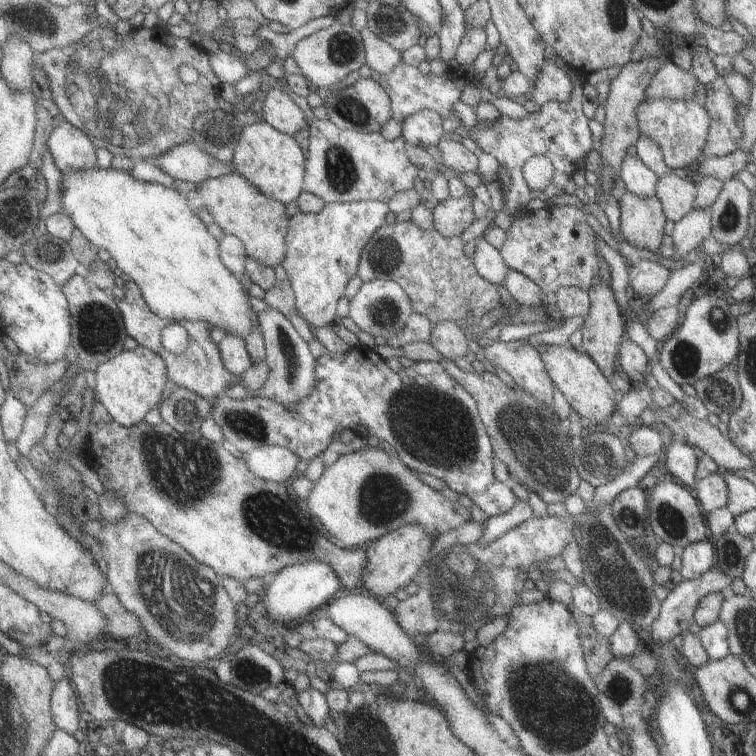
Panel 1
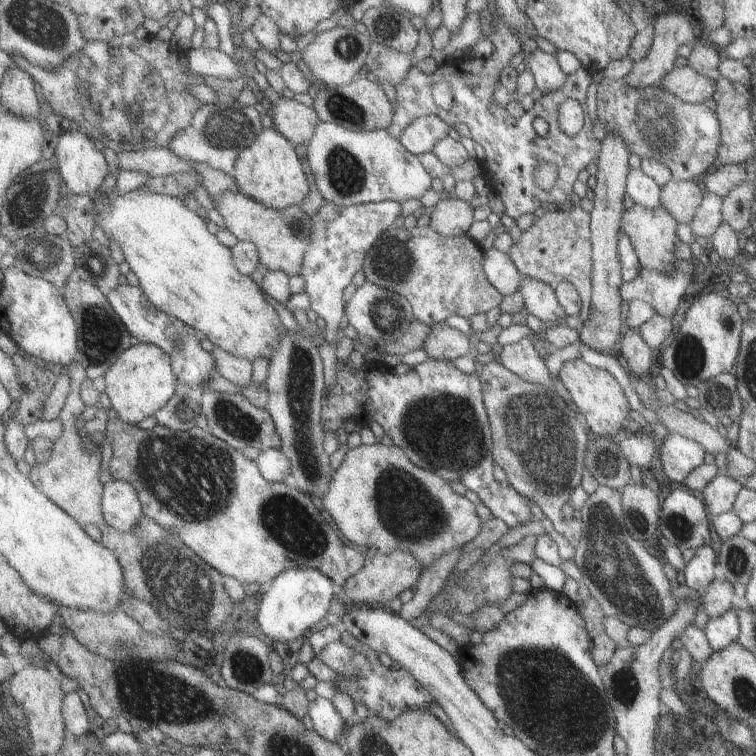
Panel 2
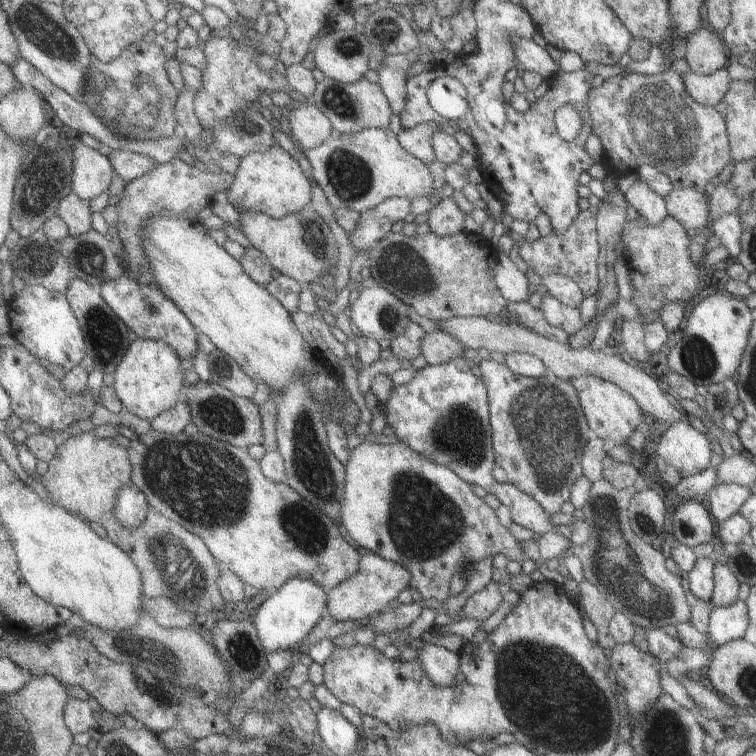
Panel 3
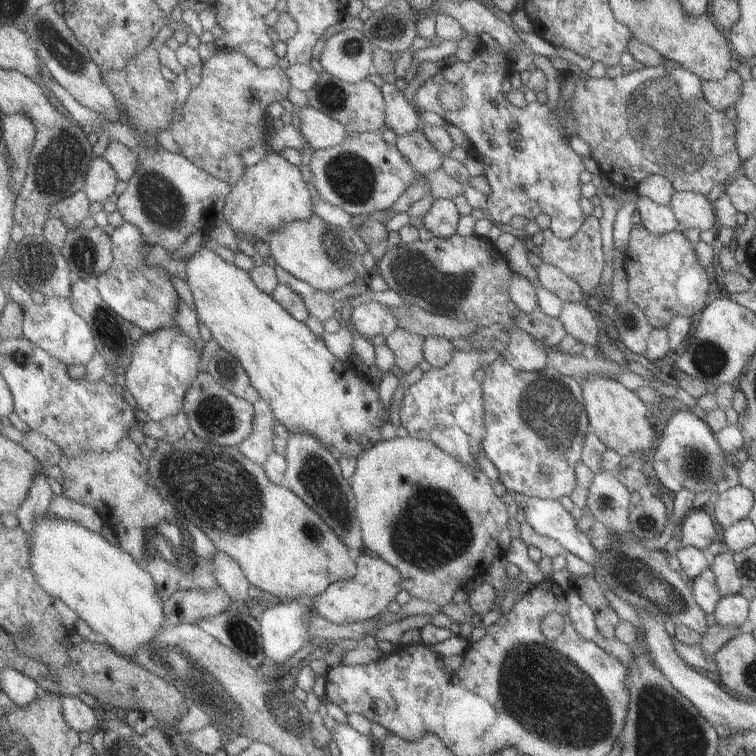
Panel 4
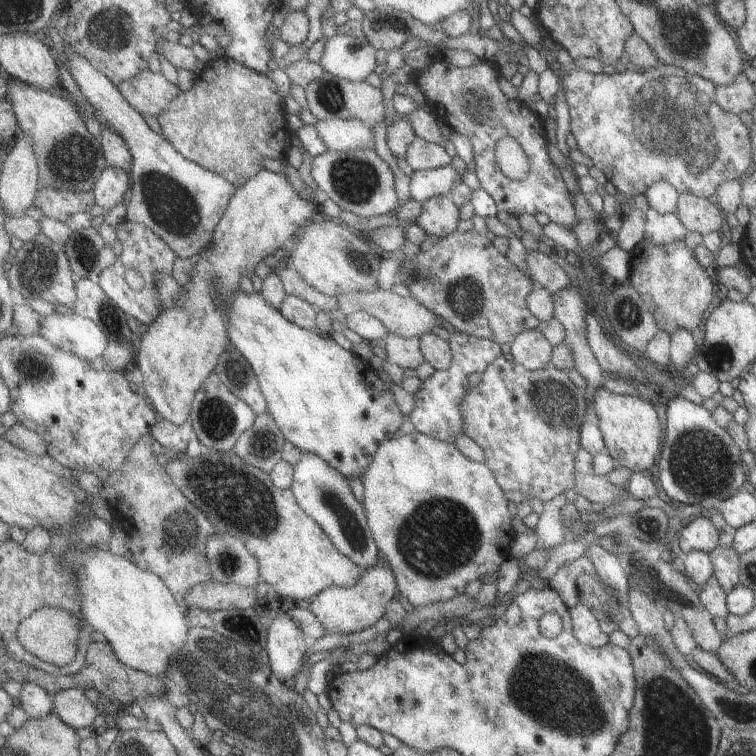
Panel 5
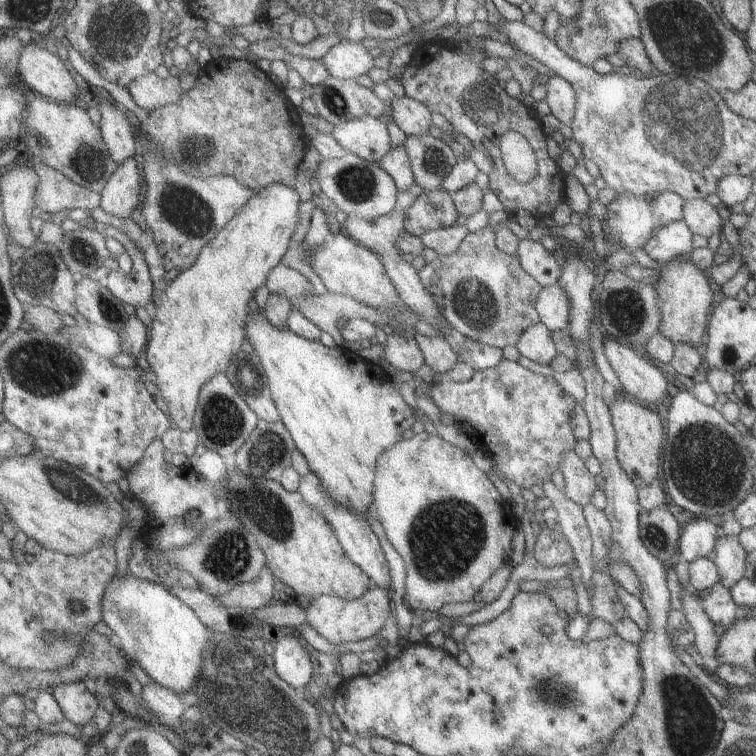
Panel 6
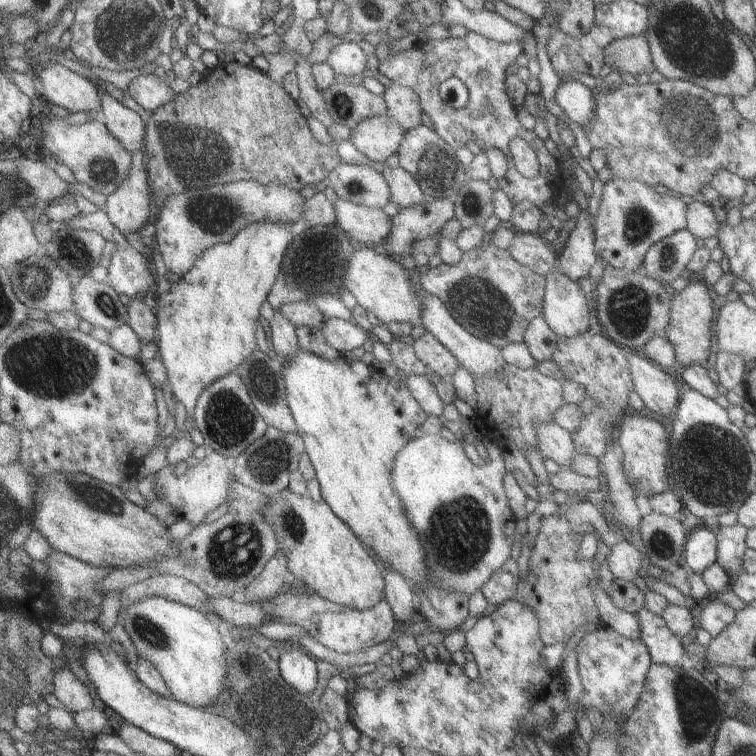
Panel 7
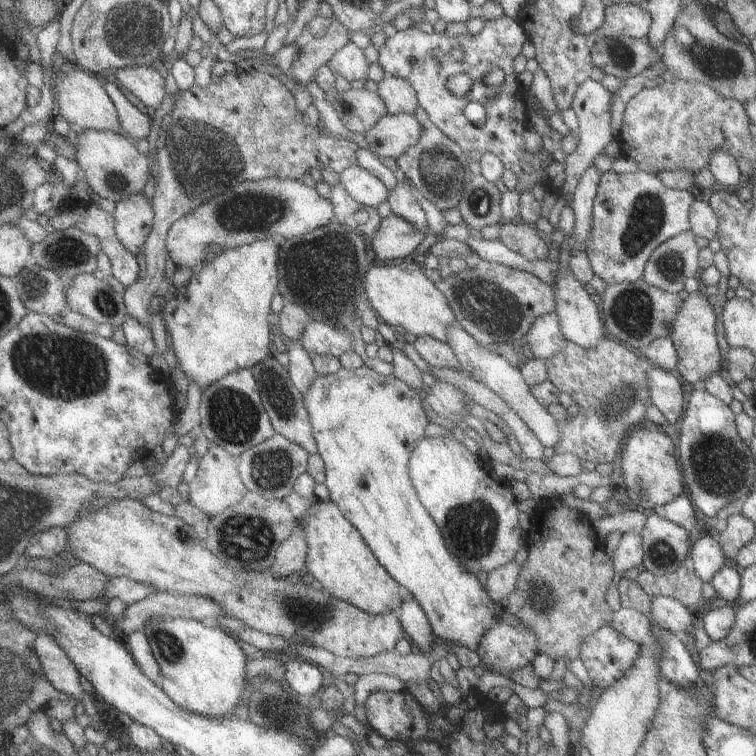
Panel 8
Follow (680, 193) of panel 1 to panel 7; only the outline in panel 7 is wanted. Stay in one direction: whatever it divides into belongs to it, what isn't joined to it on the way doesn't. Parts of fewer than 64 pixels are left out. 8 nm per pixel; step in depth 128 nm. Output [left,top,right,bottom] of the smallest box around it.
[684,199,719,238]

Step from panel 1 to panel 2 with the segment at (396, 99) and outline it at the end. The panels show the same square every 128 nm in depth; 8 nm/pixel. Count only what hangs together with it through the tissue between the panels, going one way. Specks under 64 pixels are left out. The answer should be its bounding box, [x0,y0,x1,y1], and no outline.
[388,7,600,220]

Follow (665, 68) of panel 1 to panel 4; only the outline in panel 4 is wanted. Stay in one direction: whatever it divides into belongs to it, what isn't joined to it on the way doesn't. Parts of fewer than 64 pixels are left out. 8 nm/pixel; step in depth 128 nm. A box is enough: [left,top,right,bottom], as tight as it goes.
[699,68,743,111]

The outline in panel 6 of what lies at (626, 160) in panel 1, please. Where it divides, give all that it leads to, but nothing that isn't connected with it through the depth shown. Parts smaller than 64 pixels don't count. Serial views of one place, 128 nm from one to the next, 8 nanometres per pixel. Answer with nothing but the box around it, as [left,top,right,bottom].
[642,220,692,264]

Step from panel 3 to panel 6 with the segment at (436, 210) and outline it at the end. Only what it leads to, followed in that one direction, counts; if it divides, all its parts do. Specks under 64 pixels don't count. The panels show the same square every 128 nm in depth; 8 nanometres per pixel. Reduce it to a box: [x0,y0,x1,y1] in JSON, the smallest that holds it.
[404,188,458,236]

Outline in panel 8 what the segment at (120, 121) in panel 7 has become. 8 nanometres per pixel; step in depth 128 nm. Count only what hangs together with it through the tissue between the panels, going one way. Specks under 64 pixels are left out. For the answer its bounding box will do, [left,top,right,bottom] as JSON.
[105,78,152,140]

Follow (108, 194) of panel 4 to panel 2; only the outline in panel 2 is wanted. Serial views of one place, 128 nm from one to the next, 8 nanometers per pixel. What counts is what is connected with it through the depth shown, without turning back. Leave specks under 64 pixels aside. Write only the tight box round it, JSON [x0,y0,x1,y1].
[51,126,109,195]

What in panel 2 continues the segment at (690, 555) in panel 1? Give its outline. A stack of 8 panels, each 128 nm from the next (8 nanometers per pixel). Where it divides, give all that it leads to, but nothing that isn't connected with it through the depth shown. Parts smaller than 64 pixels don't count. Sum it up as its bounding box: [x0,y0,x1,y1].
[682,545,716,592]

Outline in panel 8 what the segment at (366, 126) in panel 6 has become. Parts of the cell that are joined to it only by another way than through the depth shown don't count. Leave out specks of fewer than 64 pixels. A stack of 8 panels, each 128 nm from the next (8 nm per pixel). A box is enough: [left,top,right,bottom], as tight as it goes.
[364,114,423,160]

